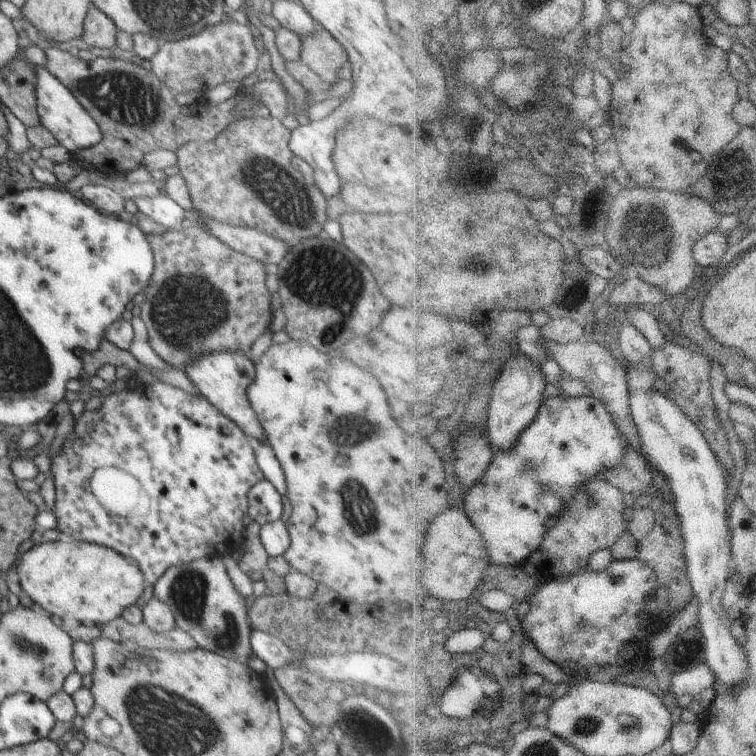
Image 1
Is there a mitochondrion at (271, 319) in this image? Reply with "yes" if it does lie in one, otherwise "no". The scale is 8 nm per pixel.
no

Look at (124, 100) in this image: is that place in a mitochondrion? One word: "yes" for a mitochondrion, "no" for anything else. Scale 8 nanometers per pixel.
yes

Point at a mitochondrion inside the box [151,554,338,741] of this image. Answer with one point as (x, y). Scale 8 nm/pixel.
(189, 591)

